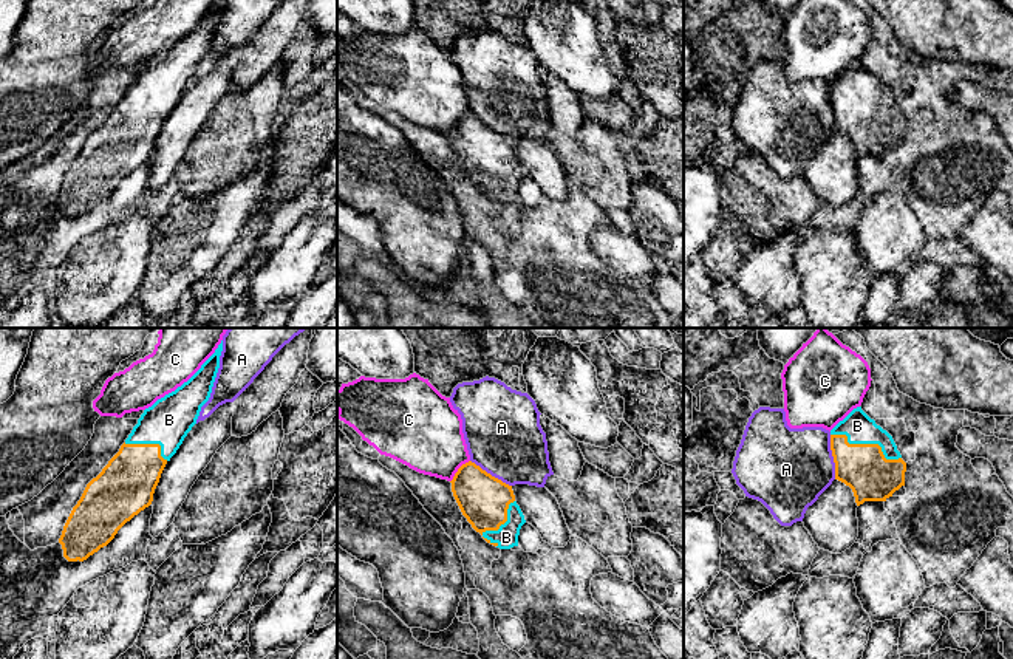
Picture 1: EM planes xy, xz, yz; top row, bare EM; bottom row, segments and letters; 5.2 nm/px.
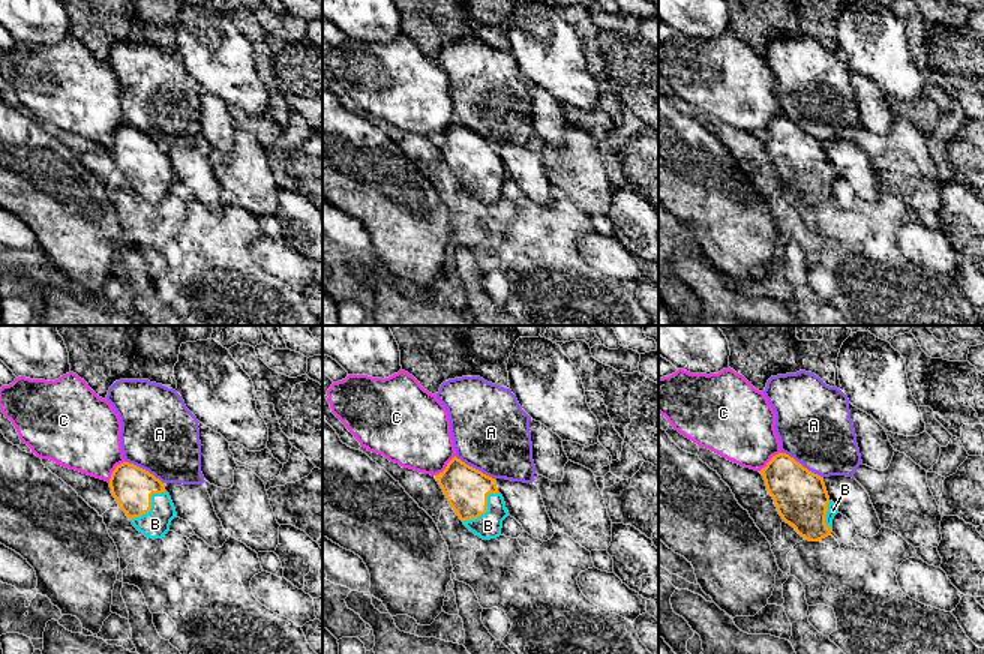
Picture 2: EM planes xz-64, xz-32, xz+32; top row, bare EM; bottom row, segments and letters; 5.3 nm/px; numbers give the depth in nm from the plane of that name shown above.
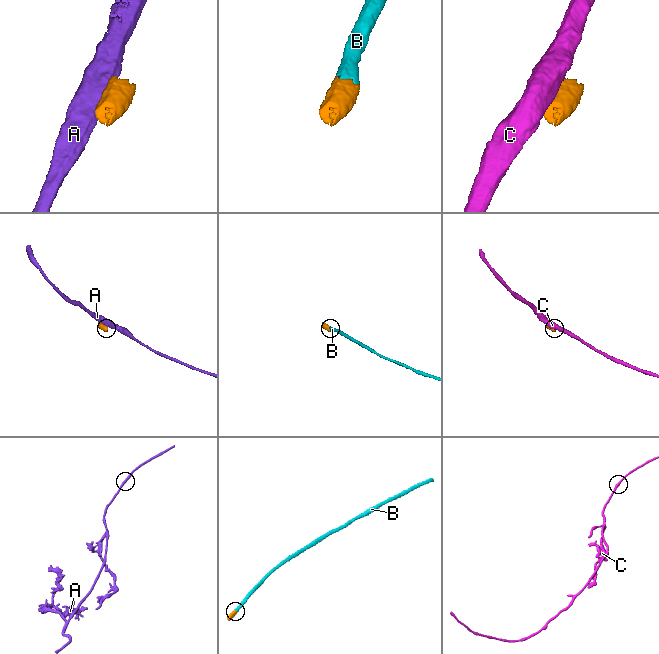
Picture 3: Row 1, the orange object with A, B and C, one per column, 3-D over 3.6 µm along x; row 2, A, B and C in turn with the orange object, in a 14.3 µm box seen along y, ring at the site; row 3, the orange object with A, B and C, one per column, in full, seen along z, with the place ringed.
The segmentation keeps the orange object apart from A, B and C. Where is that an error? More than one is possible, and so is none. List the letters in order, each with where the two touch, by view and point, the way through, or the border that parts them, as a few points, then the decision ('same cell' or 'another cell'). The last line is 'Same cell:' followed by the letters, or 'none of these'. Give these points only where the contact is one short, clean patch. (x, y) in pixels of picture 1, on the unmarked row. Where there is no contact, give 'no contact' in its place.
A: meets orange in yz at (832, 109); another cell
B: meets orange in yz at (866, 98); runs through yz (863, 121), (866, 118), (866, 98), (857, 88), (857, 79); same cell
C: meets orange in xz at (458, 124); another cell
Same cell: B

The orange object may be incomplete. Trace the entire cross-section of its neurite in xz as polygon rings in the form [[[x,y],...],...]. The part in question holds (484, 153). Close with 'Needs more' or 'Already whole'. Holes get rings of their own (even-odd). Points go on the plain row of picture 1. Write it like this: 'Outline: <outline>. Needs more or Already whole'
Outline: [[[472,114],[462,118],[450,136],[462,169],[487,196],[500,203],[518,200],[520,183],[526,173],[512,139]]]. Needs more

